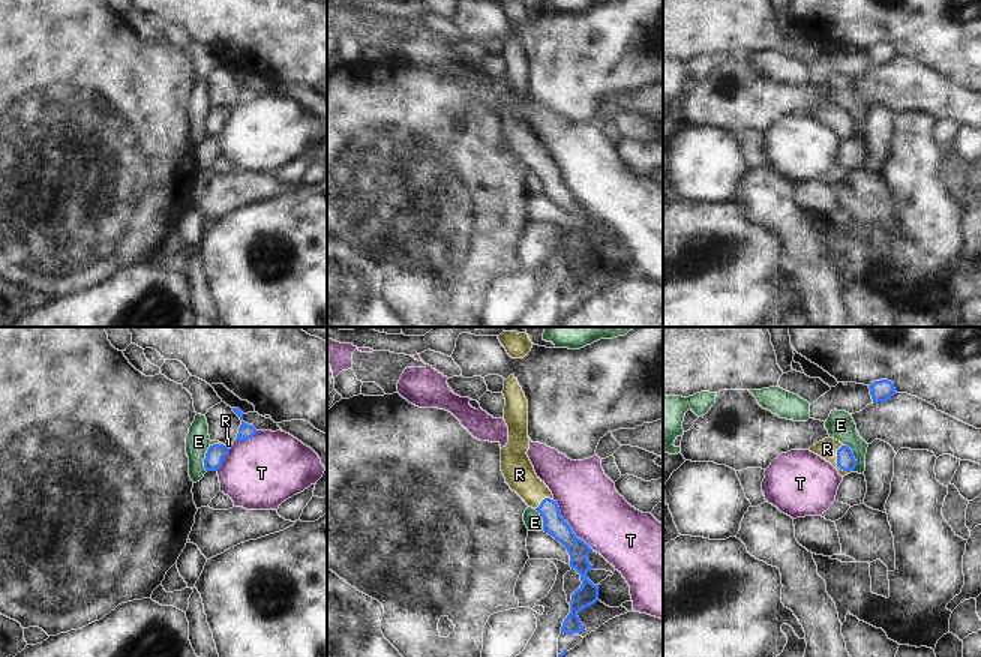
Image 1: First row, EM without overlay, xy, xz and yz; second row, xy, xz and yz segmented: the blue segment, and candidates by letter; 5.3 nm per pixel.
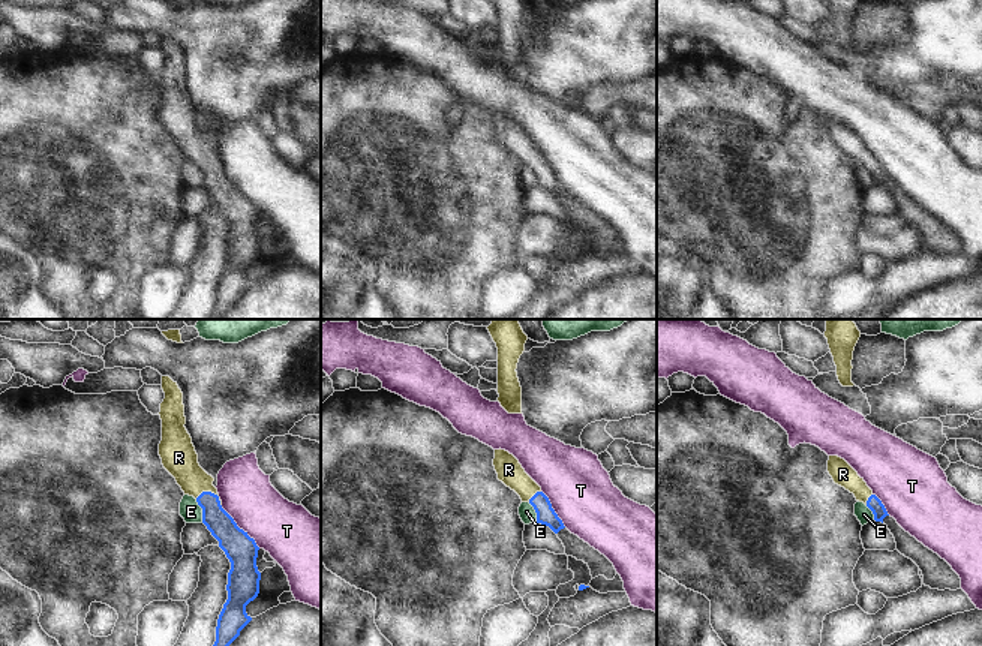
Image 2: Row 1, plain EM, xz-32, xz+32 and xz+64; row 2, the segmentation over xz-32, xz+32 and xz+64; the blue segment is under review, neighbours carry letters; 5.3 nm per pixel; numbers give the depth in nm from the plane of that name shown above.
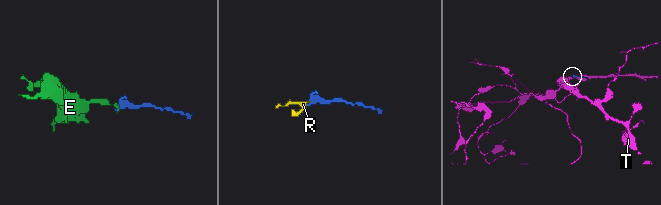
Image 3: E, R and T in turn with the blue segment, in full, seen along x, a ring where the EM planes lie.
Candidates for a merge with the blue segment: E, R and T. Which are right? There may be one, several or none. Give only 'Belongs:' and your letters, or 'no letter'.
Belongs: R

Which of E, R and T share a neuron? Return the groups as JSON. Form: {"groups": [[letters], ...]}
{"groups": [["E"], ["R"], ["T"]]}

